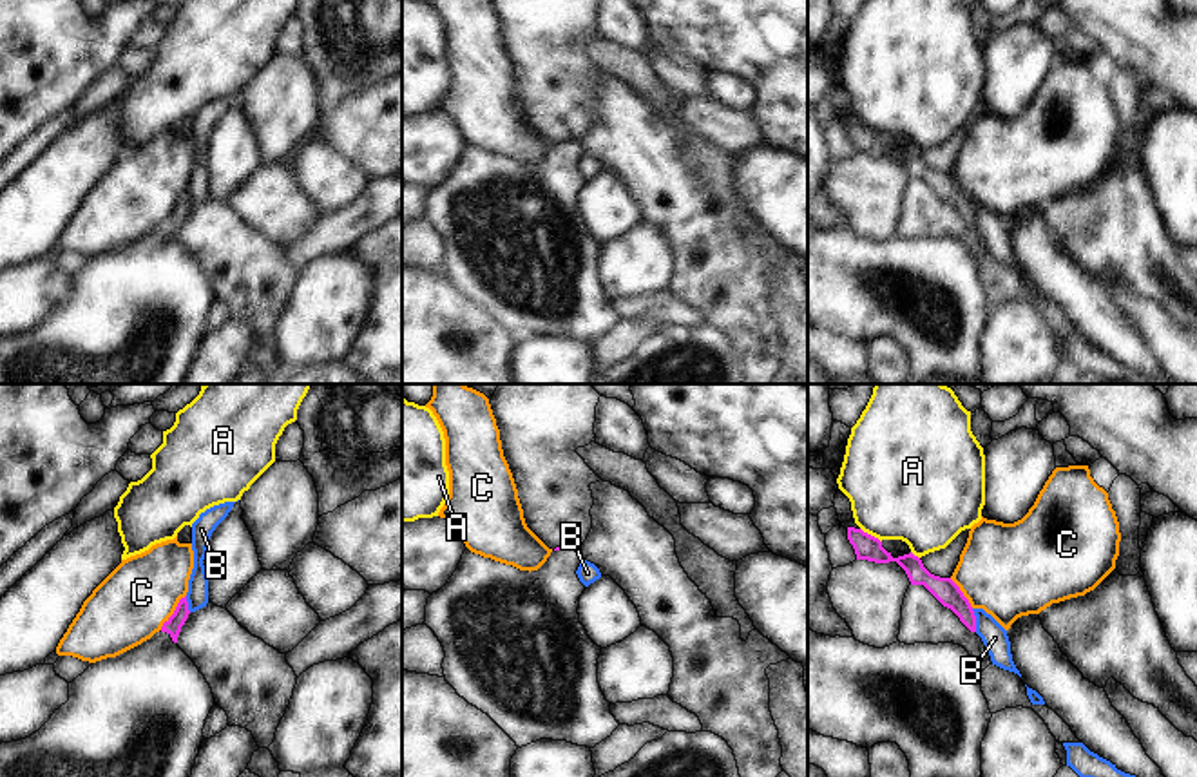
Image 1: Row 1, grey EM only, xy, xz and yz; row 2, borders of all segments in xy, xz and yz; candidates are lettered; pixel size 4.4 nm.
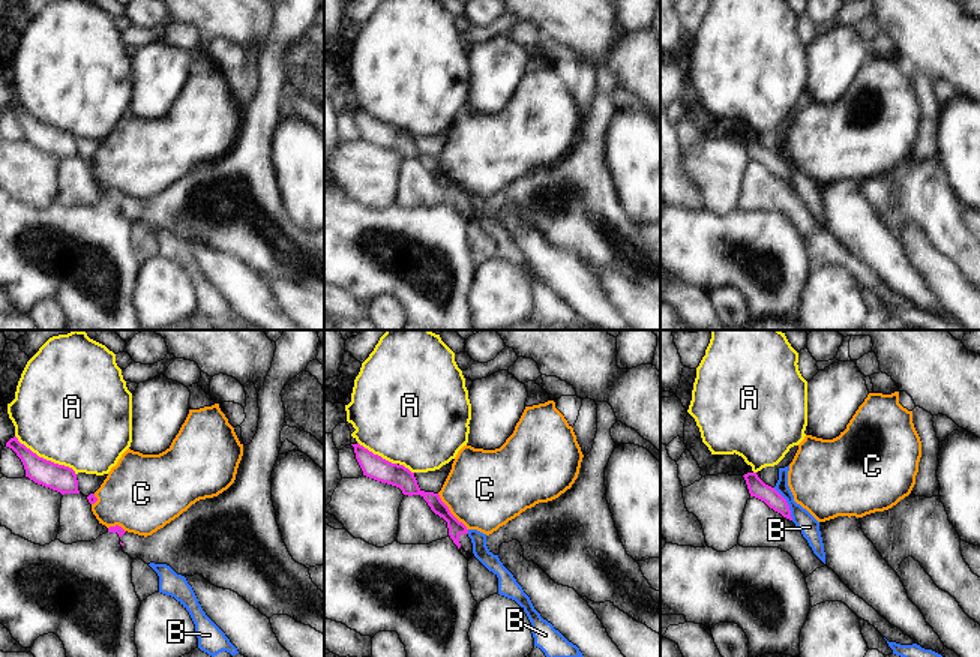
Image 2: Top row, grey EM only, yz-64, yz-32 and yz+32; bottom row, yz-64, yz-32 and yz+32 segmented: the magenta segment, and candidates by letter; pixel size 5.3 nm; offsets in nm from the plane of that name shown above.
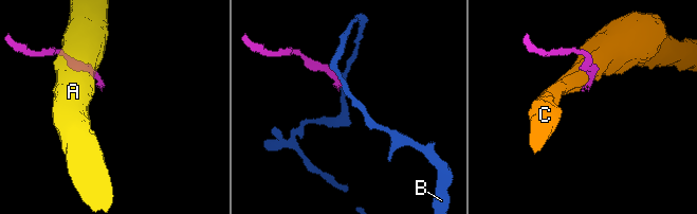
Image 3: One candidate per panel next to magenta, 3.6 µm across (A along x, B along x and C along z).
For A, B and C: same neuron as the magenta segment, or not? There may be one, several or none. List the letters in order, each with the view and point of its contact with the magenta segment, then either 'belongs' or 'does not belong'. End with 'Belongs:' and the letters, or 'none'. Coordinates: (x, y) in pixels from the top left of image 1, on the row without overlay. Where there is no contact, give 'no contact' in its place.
A: meets magenta in yz at (870, 129); does not belong
B: meets magenta in yz at (975, 214); does not belong
C: meets magenta in xy at (174, 207); does not belong
Belongs: none

